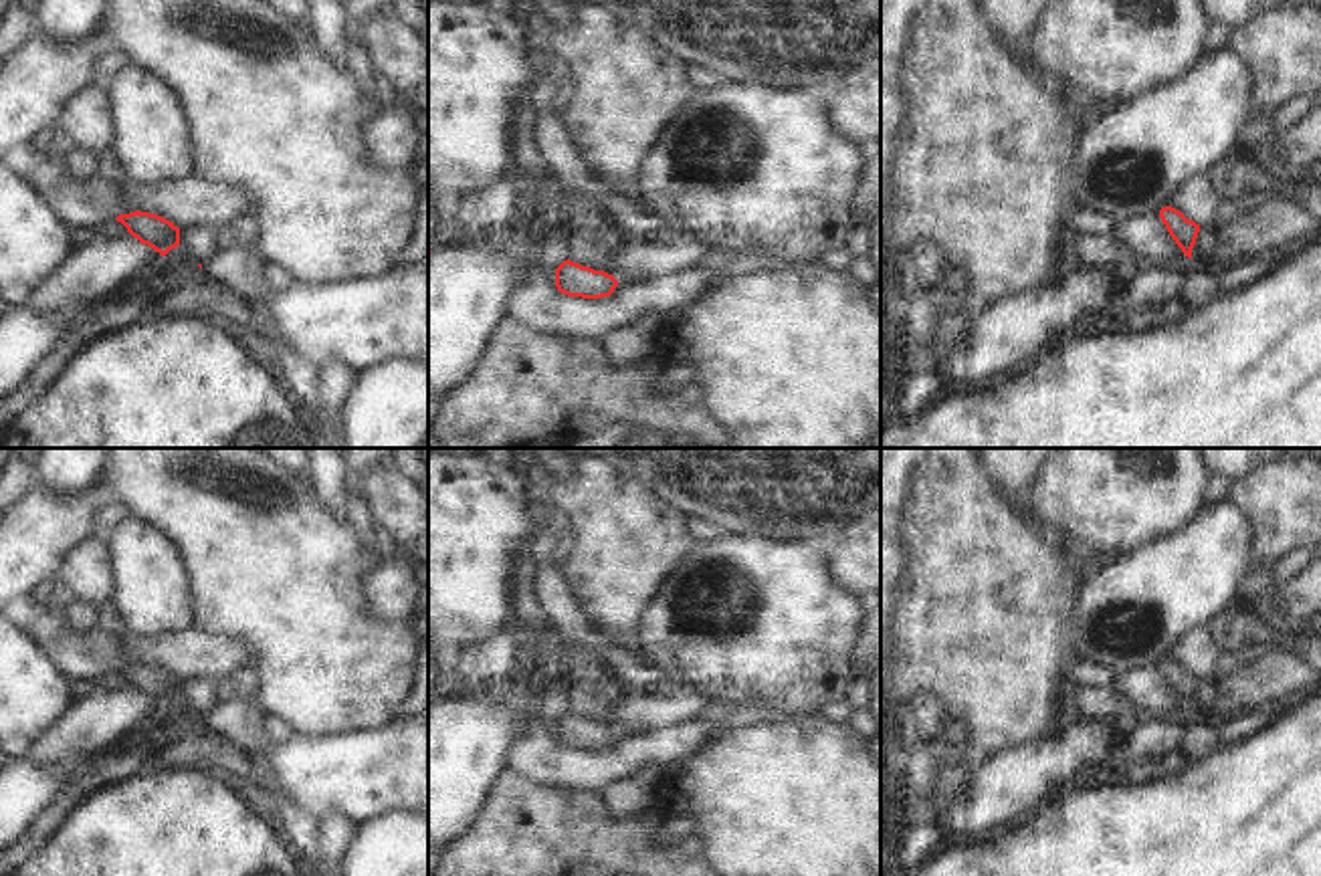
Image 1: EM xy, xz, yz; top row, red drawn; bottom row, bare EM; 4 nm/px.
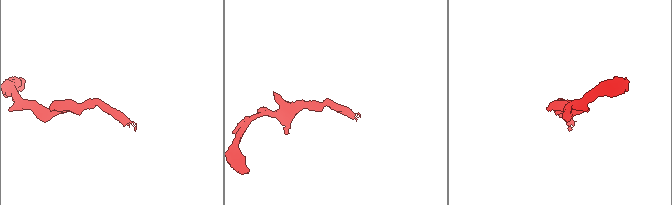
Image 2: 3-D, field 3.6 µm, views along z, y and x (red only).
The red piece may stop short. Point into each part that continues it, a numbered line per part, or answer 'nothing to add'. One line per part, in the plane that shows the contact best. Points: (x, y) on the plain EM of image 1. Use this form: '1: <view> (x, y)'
1: xy (178, 707)

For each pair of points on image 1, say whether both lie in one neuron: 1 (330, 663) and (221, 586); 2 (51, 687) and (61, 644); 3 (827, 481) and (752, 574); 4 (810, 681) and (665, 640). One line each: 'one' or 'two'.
1: one
2: two
3: two
4: one

